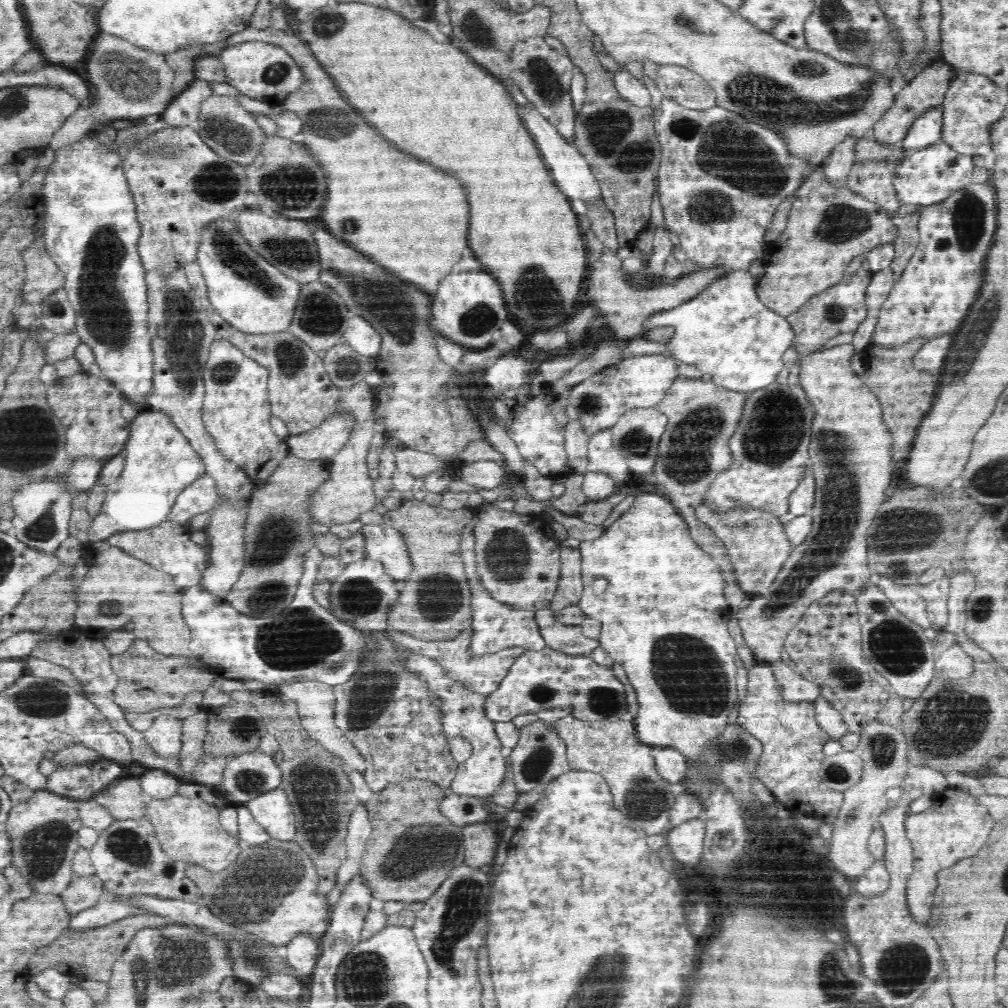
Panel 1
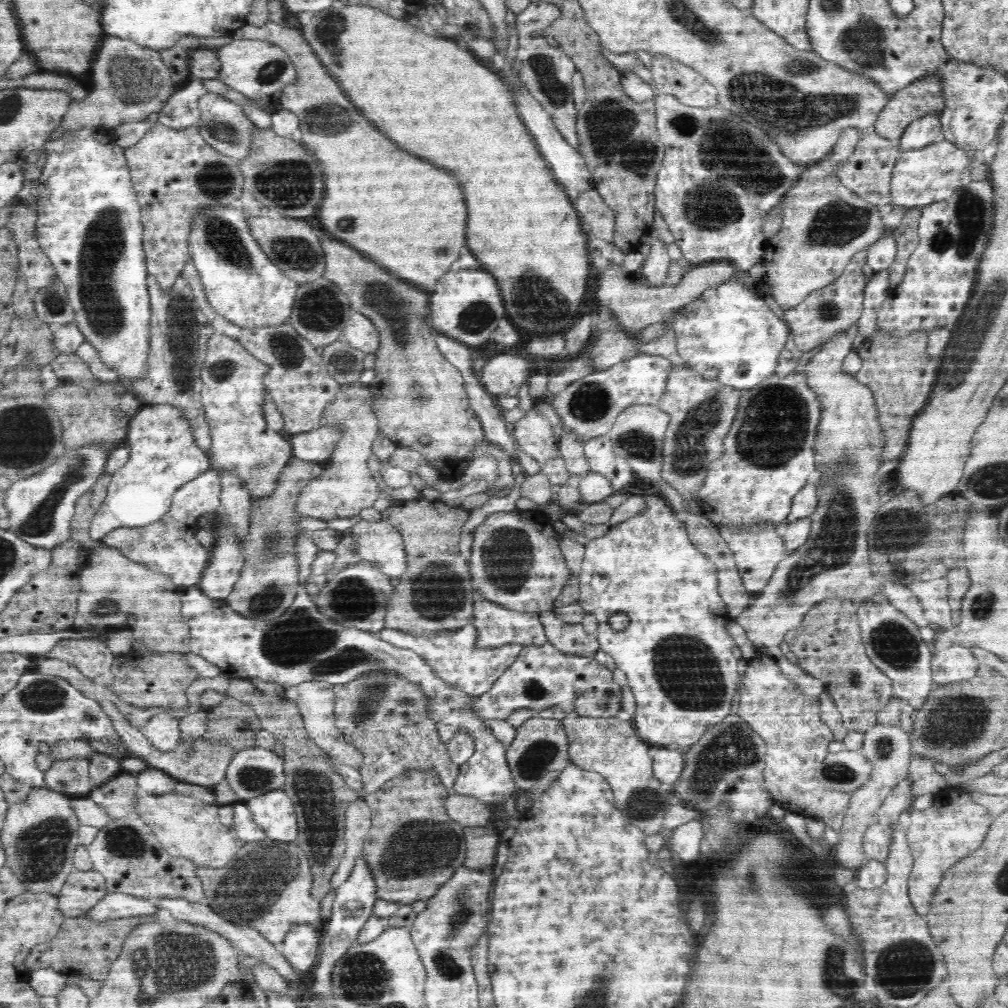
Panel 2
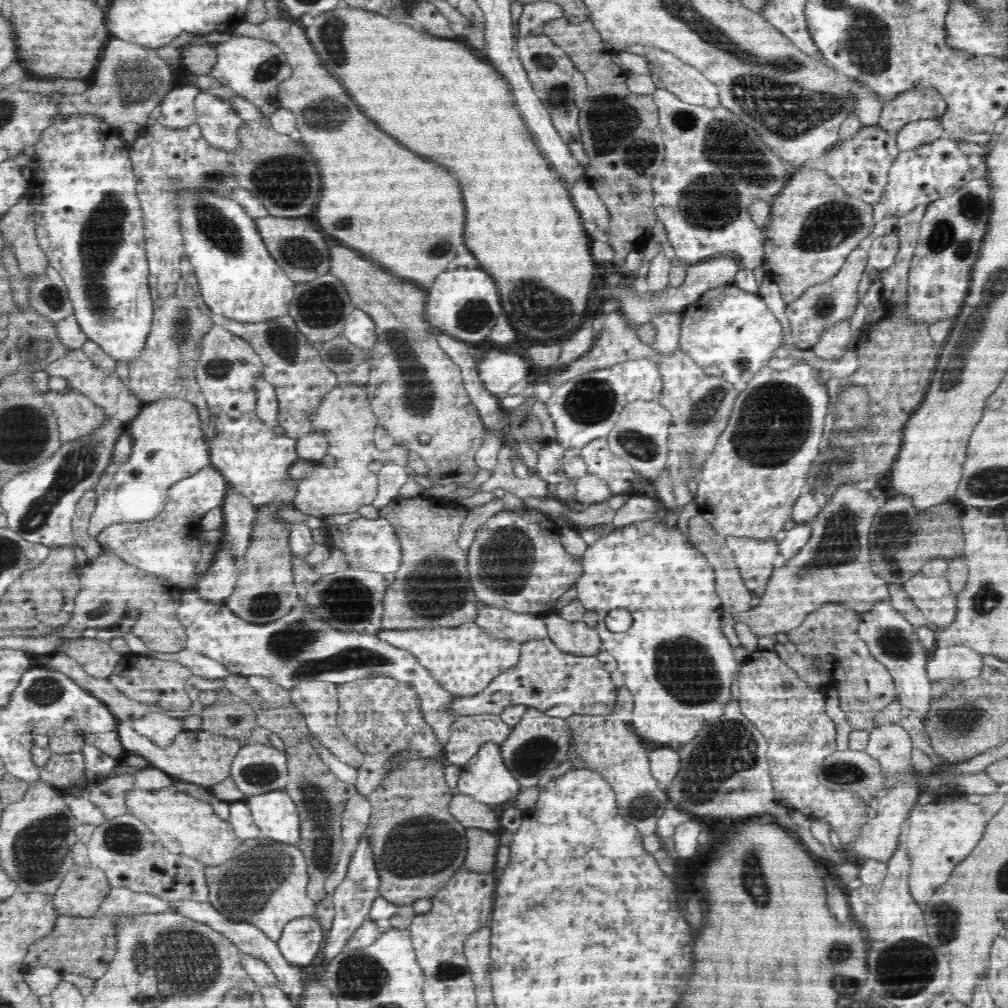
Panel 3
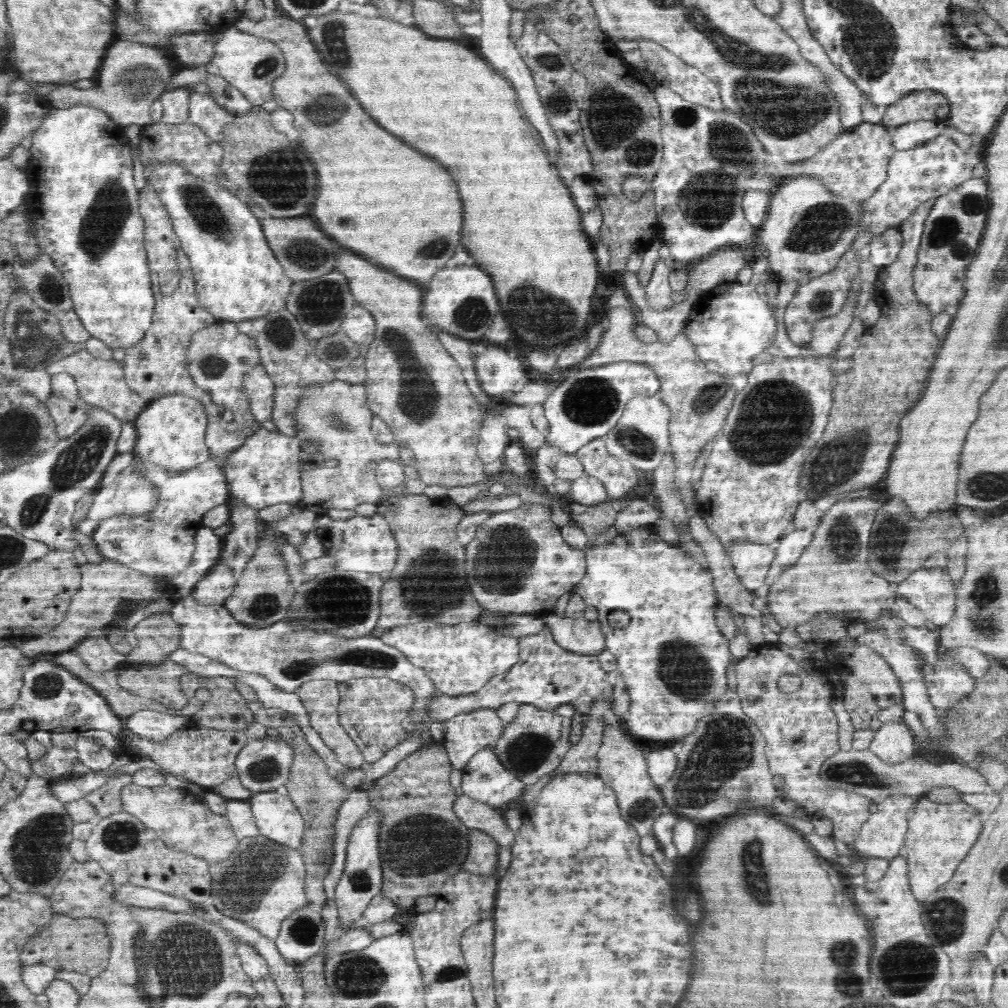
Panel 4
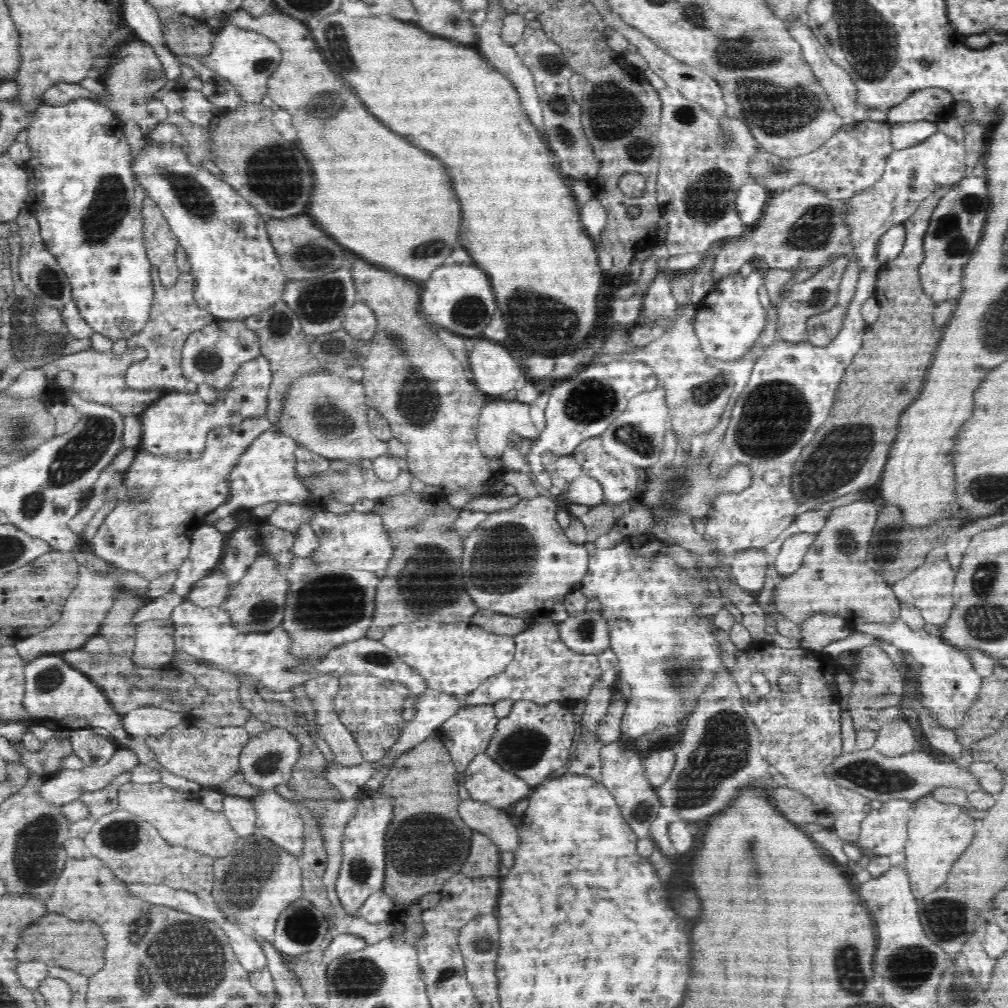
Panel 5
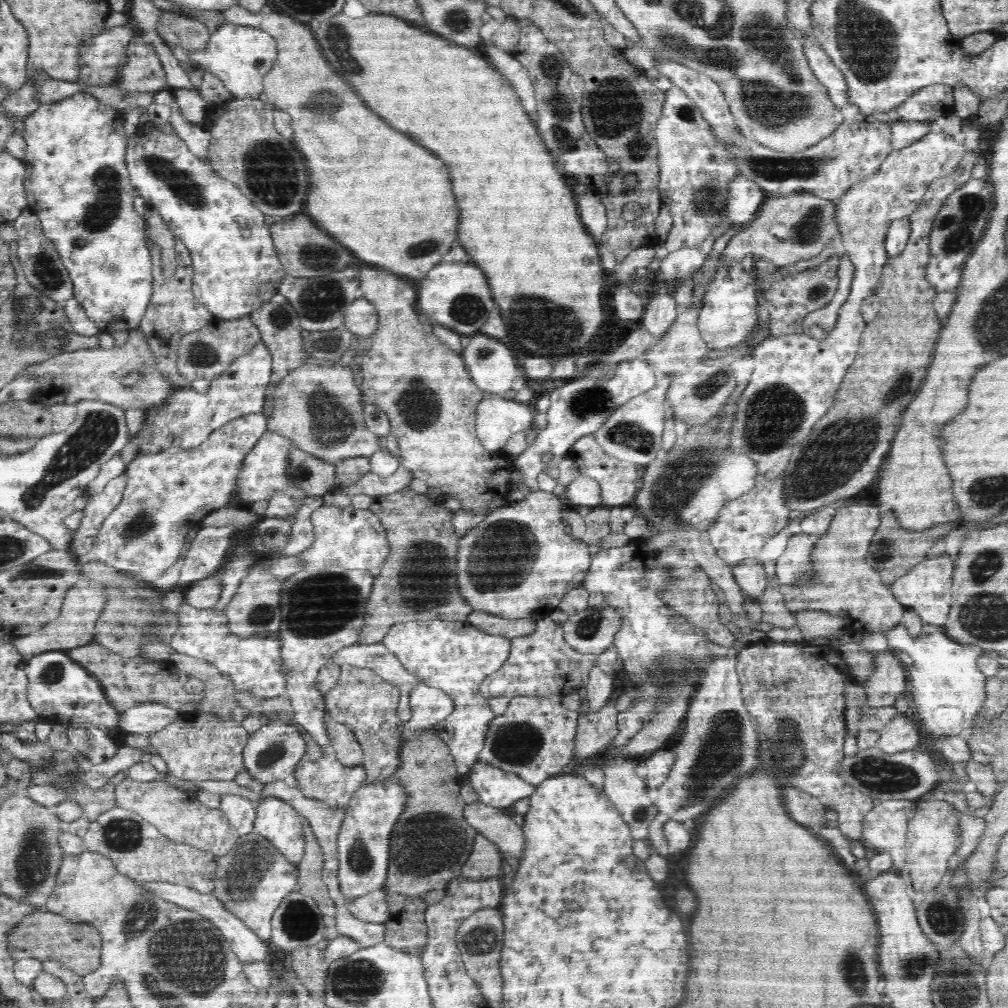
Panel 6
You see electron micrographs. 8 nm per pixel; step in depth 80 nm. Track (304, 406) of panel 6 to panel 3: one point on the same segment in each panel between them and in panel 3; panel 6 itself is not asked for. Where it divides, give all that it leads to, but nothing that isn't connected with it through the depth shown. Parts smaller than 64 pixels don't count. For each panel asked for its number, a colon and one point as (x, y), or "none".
3: (345, 415)
4: (335, 414)
5: (326, 413)

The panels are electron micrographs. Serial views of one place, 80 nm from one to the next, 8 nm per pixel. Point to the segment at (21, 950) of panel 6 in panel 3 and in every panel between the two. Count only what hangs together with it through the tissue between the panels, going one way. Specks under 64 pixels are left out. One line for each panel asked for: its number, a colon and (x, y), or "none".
3: (85, 946)
4: (82, 945)
5: (80, 946)

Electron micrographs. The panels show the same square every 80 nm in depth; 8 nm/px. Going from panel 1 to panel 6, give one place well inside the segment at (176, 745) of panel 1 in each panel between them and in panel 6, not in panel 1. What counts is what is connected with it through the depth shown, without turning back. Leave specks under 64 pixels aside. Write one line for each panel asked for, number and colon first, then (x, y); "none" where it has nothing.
2: (163, 731)
3: (161, 729)
4: (158, 726)
5: (147, 721)
6: (144, 719)

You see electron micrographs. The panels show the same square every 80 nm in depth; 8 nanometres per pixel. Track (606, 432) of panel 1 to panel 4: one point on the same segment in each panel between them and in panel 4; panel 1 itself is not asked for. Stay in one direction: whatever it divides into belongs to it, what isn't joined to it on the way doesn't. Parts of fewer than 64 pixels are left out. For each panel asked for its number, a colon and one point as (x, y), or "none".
2: (599, 451)
3: (615, 470)
4: (619, 477)

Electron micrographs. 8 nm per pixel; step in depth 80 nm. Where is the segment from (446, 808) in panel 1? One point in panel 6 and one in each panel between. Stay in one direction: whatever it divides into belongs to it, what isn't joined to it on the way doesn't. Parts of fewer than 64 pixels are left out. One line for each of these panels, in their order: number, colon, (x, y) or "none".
2: (468, 811)
3: (472, 814)
4: (473, 814)
5: (478, 816)
6: (493, 824)

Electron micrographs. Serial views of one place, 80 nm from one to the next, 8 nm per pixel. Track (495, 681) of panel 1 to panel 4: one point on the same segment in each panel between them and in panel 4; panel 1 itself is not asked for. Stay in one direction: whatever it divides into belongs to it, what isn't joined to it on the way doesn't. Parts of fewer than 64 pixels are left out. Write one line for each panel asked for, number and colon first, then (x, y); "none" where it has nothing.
2: (454, 657)
3: (464, 660)
4: (460, 659)

